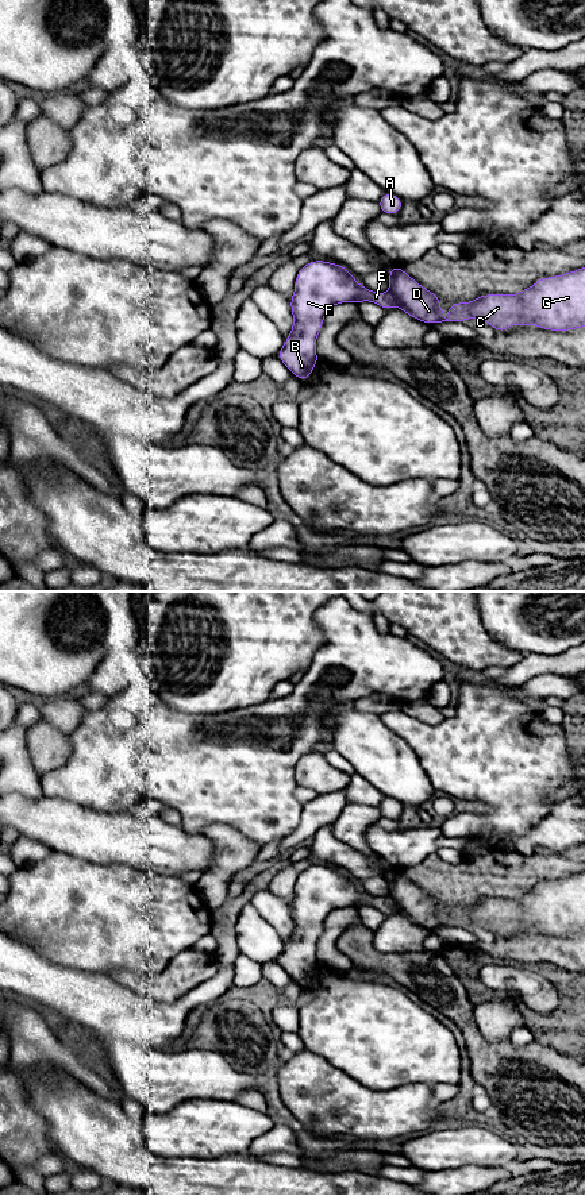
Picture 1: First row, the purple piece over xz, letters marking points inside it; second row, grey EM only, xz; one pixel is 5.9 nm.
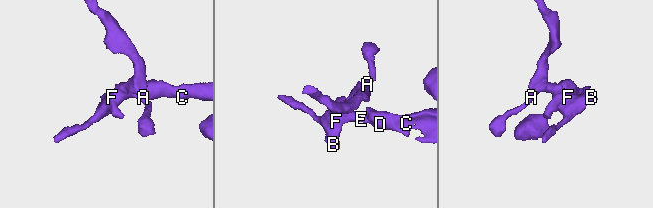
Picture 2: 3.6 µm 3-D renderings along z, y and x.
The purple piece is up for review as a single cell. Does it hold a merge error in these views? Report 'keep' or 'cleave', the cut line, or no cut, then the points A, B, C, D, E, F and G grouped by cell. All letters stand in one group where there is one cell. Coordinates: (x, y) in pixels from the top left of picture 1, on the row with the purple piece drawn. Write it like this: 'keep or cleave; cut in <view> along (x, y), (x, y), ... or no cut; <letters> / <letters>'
cleave; cut in xz along (389, 292), (397, 305); A B E F / C D G

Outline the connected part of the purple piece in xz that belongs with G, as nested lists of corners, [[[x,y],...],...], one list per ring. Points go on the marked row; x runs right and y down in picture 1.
[[[399,265],[392,266],[388,278],[397,306],[427,324],[481,319],[499,332],[505,332],[512,324],[531,324],[547,331],[585,327],[585,266],[540,278],[517,294],[482,294],[472,302],[453,302],[449,306],[449,319],[440,313],[440,298]]]

